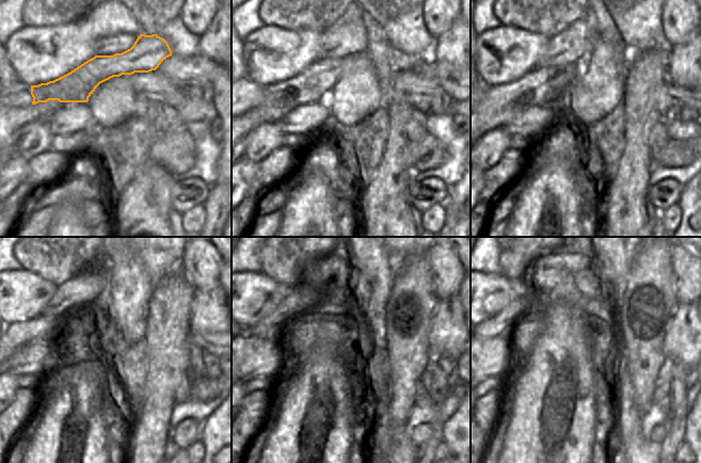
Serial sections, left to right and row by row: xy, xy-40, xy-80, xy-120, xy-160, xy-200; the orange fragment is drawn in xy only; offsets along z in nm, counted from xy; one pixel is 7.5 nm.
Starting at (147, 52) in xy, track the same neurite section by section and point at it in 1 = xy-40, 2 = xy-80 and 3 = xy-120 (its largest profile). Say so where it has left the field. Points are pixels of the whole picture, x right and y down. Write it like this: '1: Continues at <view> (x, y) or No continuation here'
1: Continues at xy-40 (318, 79)
2: Continues at xy-80 (548, 84)
3: Continues at xy-120 (50, 330)

